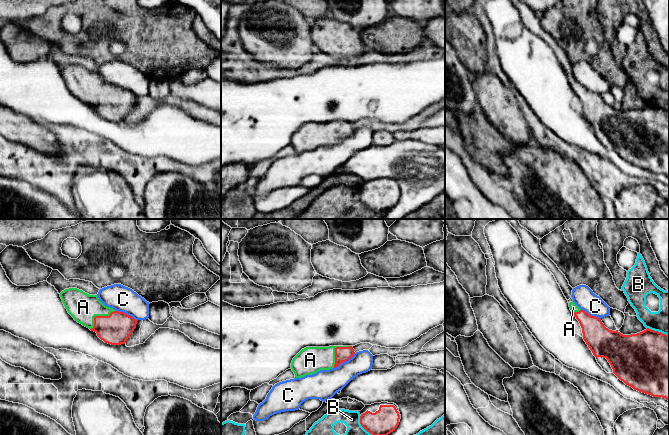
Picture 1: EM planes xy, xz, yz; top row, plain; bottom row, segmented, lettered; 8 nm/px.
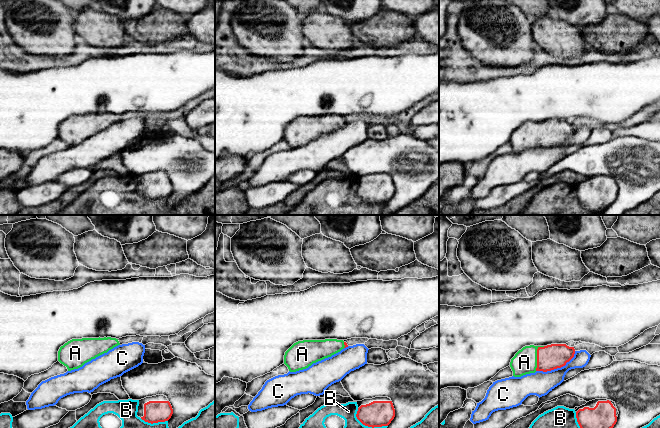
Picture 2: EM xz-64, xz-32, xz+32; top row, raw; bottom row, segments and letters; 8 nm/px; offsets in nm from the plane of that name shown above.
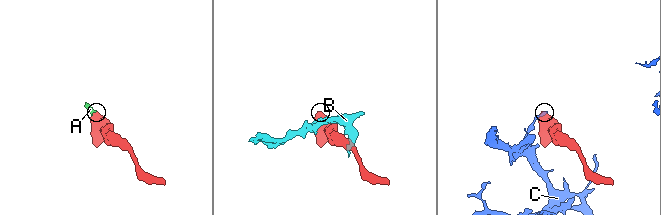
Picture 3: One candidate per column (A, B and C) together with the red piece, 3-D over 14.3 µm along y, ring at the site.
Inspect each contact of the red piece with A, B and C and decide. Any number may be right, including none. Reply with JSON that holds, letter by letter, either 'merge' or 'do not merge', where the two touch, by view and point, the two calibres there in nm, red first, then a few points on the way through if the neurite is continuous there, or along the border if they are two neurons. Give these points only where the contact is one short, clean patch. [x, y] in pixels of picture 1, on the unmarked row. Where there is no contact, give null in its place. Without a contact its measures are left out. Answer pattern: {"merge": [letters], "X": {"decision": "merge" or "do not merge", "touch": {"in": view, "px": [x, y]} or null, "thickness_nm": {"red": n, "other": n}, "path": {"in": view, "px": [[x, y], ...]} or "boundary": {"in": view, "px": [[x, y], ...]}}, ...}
{"merge": ["A"], "A": {"decision": "merge", "touch": {"in": "xy", "px": [98, 92]}, "thickness_nm": {"red": 240, "other": 220}}, "B": {"decision": "do not merge", "touch": {"in": "xz", "px": [369, 208]}, "thickness_nm": {"red": 200, "other": 240}}, "C": {"decision": "do not merge", "touch": {"in": "xz", "px": [344, 137]}, "thickness_nm": {"red": 130, "other": 240}}}

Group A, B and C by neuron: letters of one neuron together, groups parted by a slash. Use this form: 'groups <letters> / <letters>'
groups A / B / C

